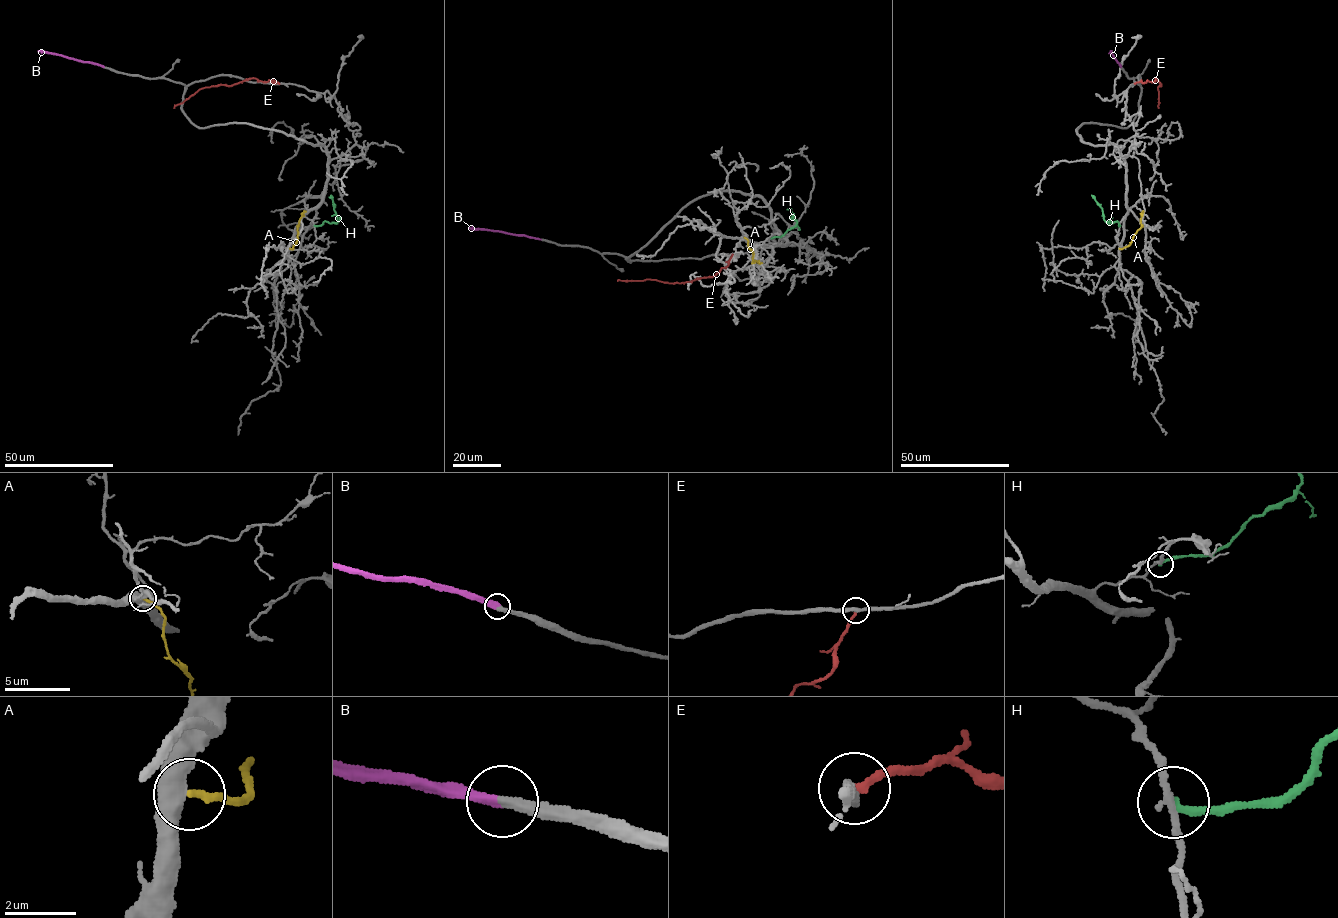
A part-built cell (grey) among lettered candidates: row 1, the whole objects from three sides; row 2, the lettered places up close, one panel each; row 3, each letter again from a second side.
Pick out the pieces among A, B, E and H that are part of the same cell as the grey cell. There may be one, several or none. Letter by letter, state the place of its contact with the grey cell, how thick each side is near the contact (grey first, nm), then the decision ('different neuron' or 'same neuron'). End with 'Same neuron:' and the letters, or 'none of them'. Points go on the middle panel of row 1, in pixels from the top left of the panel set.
A: contact (744, 237); calibres 550 and 200 nm; different neuron
B: contact (540, 239); calibres 320 and 360 nm; same neuron
E: contact (732, 254); calibres 300 and 240 nm; different neuron
H: contact (771, 238); calibres 190 and 220 nm; different neuron
Same neuron: B

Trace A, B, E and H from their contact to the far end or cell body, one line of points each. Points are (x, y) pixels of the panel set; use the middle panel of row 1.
A: (744, 237), (753, 252), (753, 261), (762, 262)
B: (540, 239), (469, 227)
E: (732, 254), (728, 264), (714, 276), (691, 281), (617, 280)
H: (771, 238), (780, 236), (797, 223), (789, 207)

